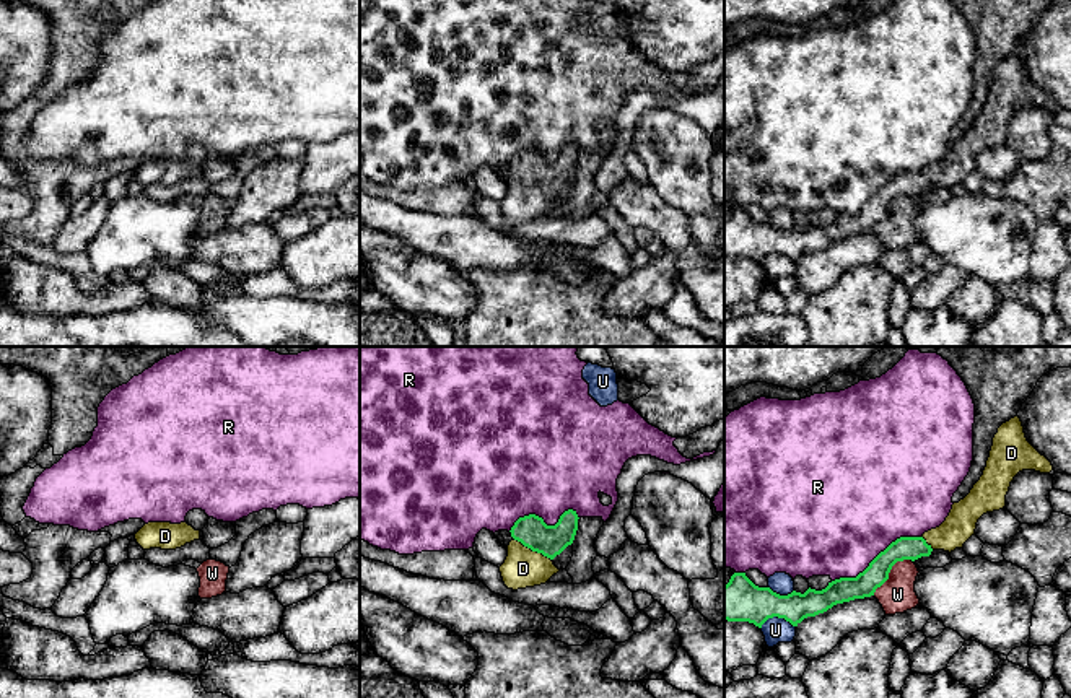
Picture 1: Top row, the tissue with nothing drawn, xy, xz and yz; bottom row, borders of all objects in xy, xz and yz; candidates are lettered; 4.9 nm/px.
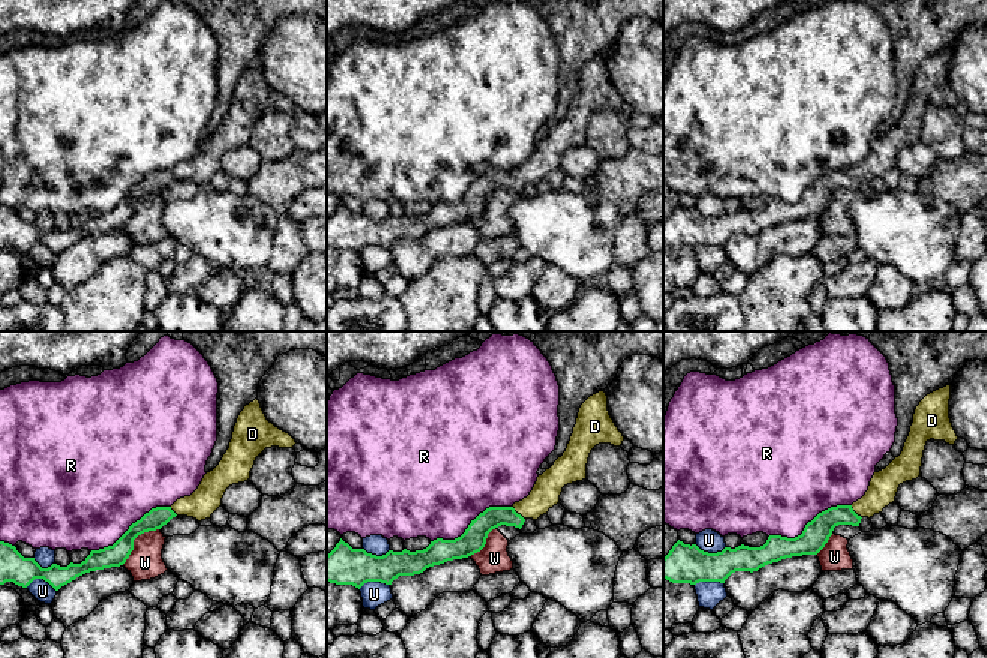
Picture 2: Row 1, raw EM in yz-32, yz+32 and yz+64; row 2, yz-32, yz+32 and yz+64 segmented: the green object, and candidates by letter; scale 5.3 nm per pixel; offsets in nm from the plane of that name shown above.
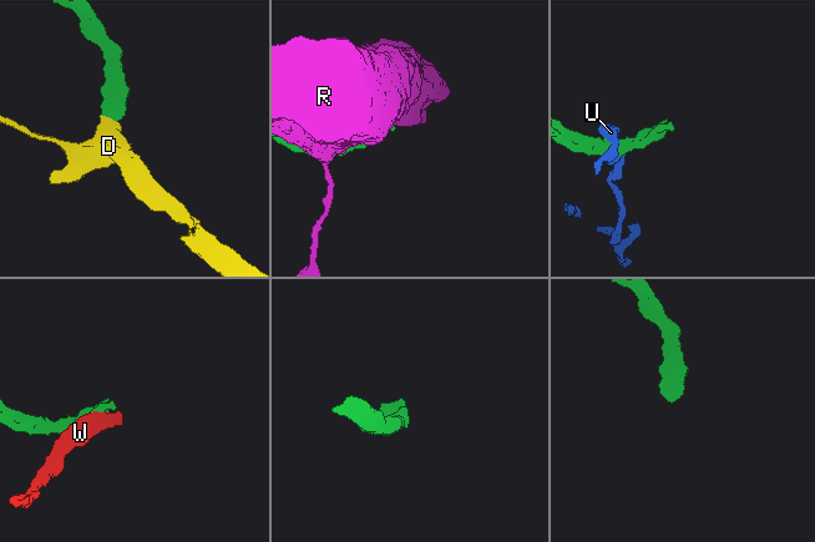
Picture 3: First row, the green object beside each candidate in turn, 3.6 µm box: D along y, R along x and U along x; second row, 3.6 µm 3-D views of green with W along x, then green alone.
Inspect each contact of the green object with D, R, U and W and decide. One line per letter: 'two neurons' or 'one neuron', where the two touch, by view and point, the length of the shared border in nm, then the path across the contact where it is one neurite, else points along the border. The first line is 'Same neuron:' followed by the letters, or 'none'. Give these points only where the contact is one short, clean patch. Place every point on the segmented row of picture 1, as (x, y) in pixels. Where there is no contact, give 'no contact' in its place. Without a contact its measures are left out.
Same neuron: D
D: one neuron; meets green in xz at (533, 550); contact 220 nm long; runs through xz (531, 531), (533, 550), (529, 562), (523, 568)
R: two neurons; meets green in yz at (876, 557); contact 500 nm long
U: two neurons; meets green in yz at (778, 617); contact 180 nm long; border along yz (760, 625), (769, 619), (783, 617), (795, 627)
W: two neurons; meets green in yz at (889, 571); contact 260 nm long

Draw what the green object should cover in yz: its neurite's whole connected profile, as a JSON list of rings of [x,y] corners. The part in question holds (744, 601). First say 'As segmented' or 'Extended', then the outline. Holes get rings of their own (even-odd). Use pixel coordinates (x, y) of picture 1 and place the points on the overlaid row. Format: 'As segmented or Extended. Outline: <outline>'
Extended. Outline: [[[1016,415],[998,428],[986,467],[970,493],[952,504],[946,521],[921,537],[900,537],[881,552],[856,578],[840,578],[822,591],[793,591],[780,595],[770,587],[755,586],[745,573],[734,573],[724,586],[724,620],[749,622],[762,628],[773,617],[798,626],[804,618],[827,612],[837,604],[874,595],[887,579],[892,566],[903,560],[929,556],[933,550],[954,552],[975,535],[978,519],[1006,506],[1011,482],[1022,470],[1050,473],[1051,462],[1025,438]]]

